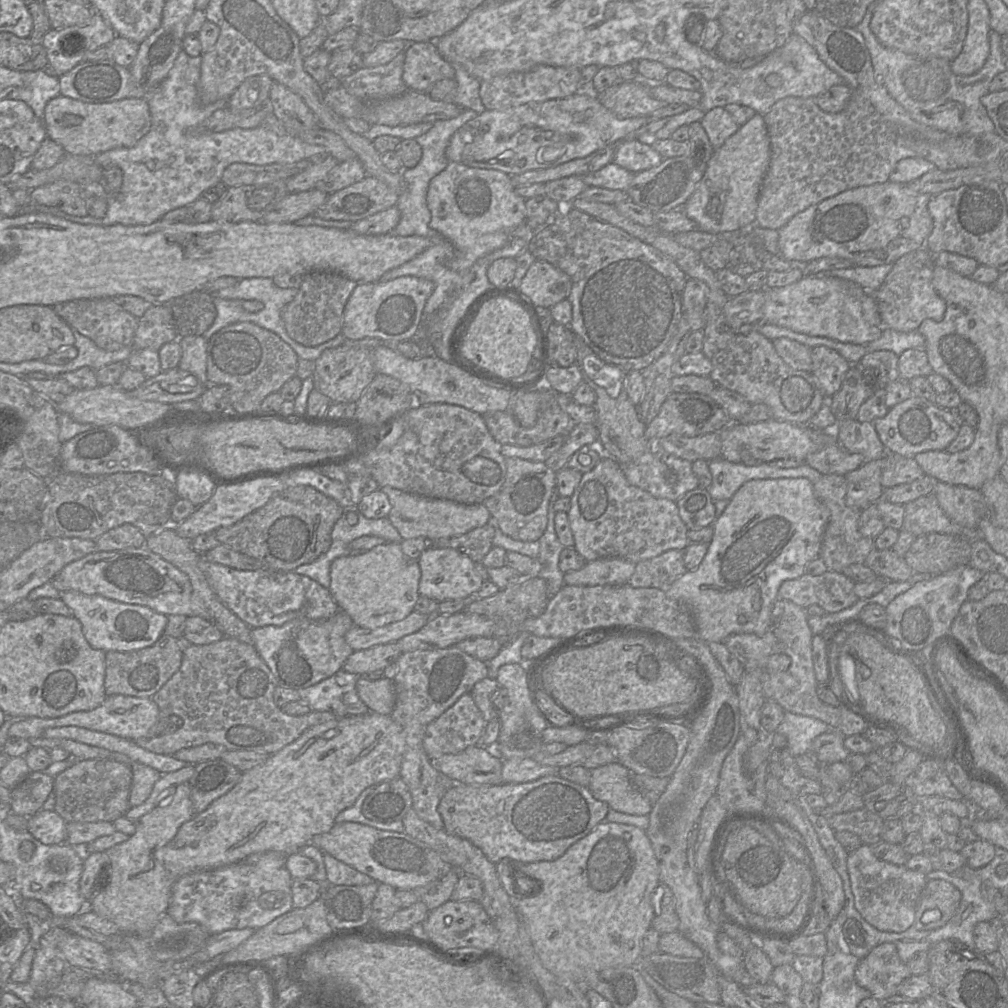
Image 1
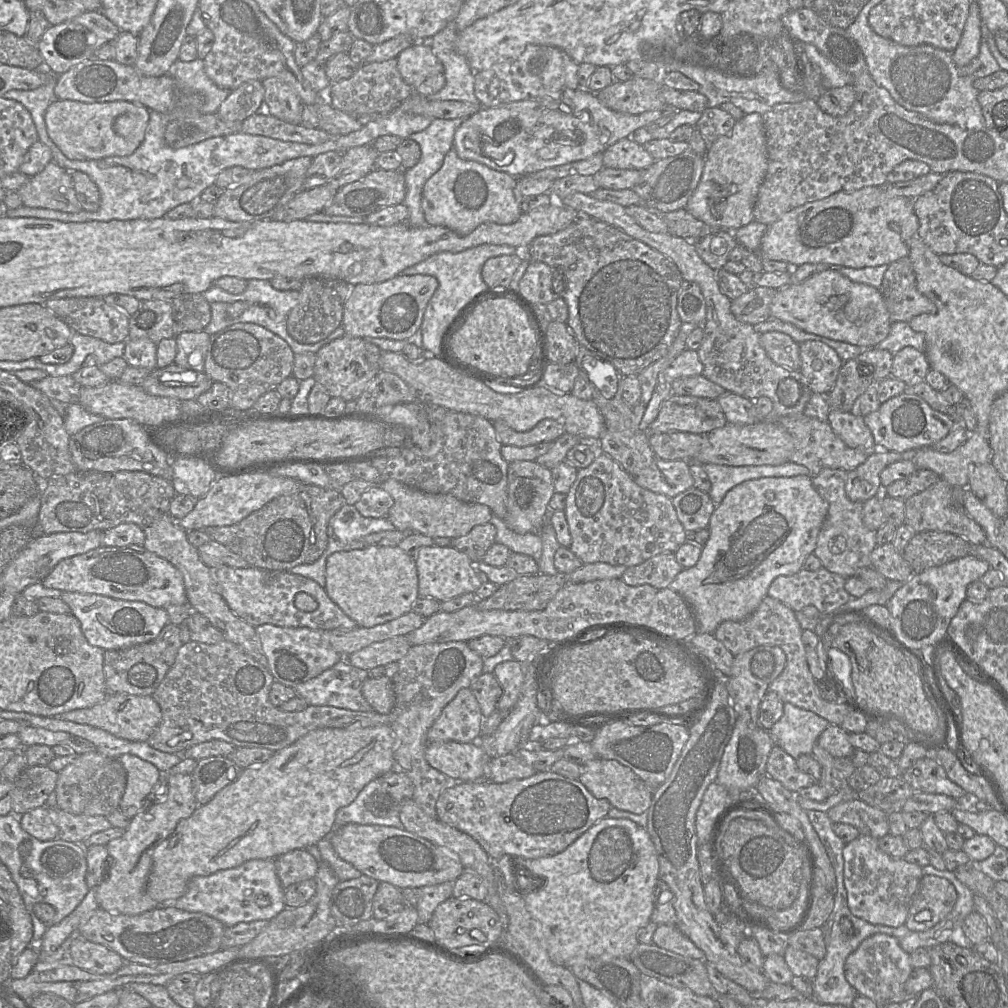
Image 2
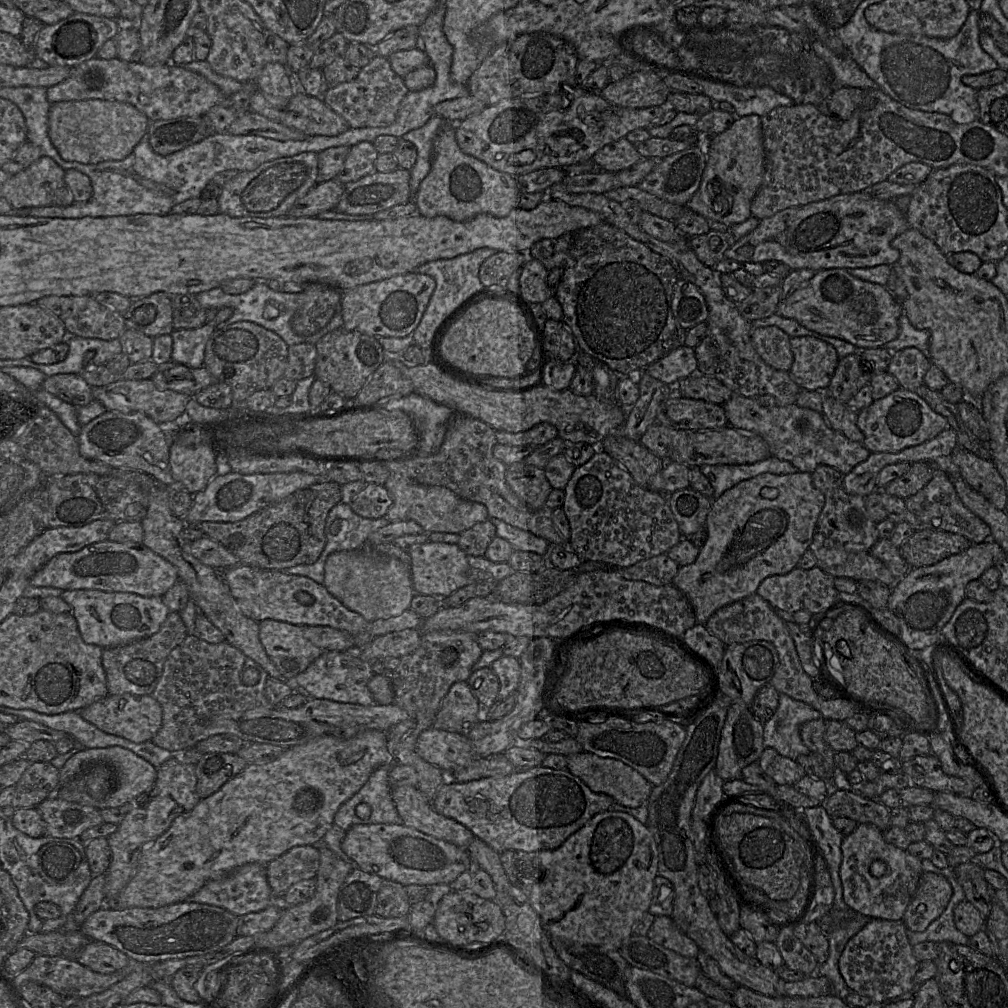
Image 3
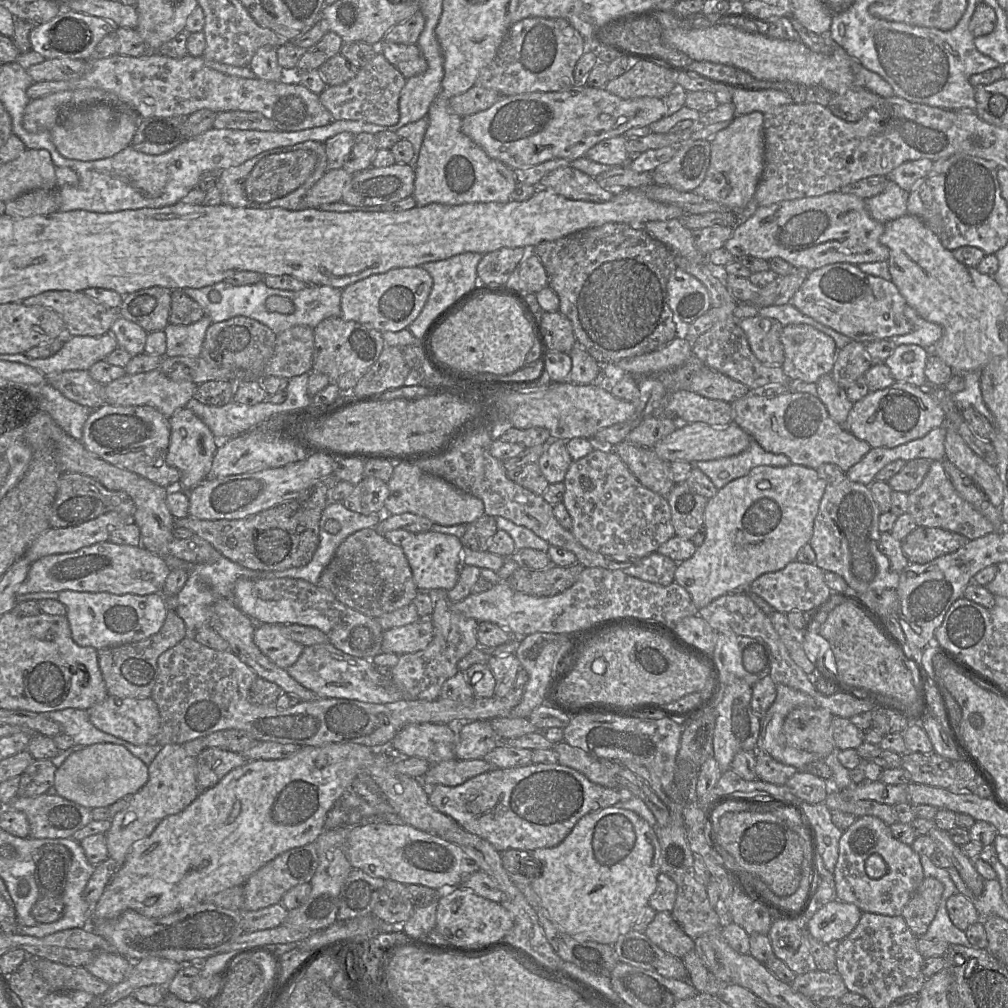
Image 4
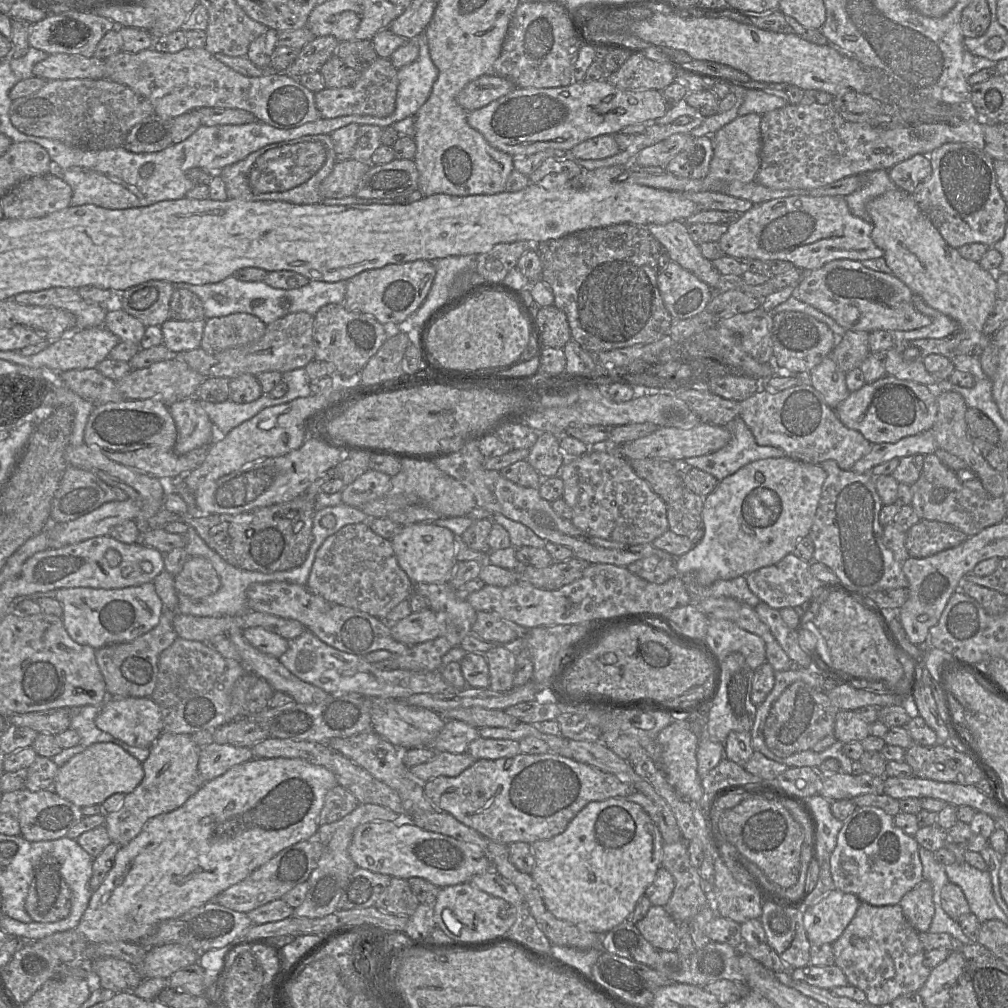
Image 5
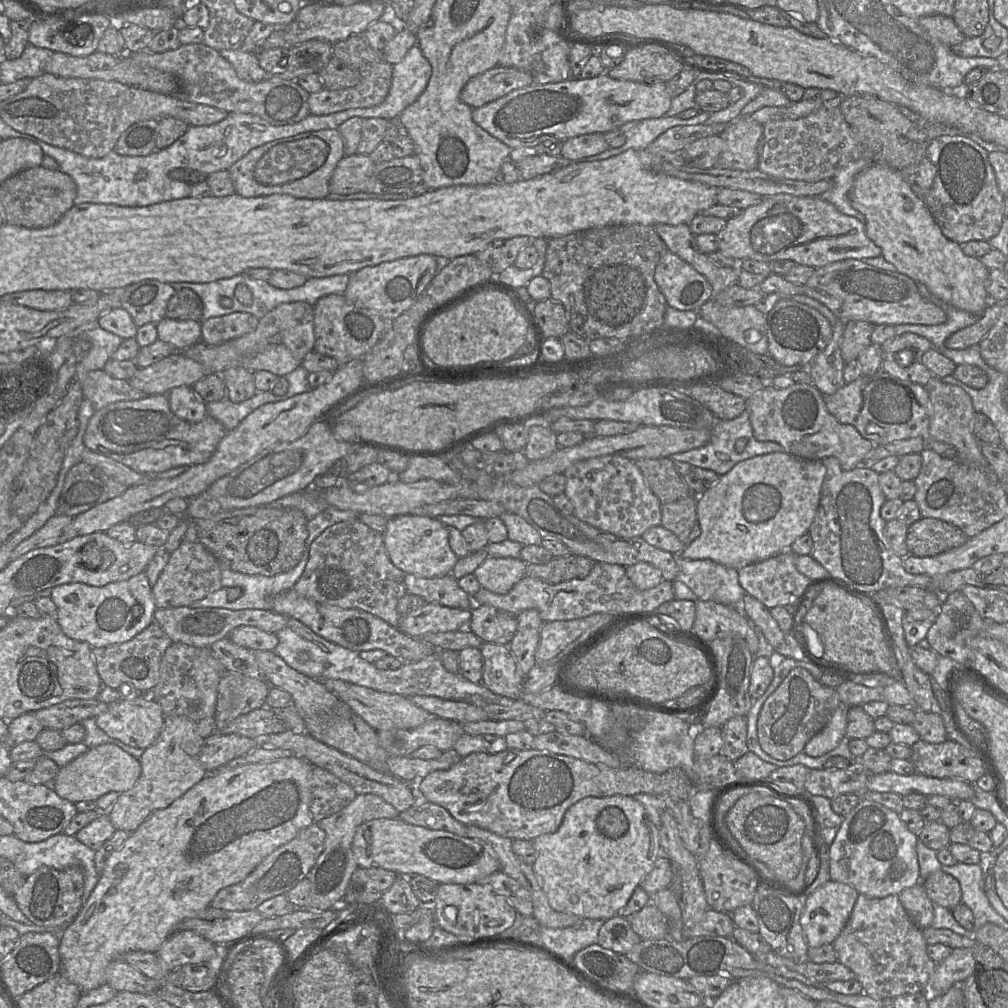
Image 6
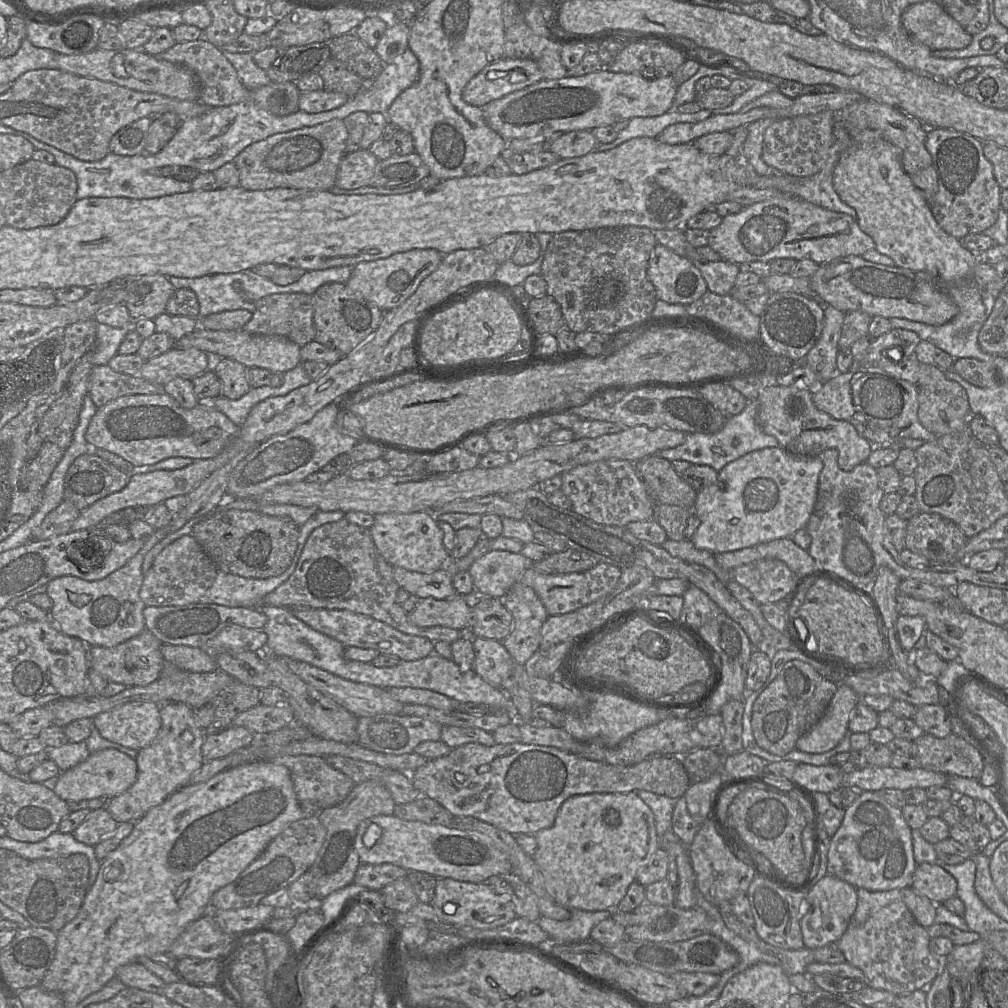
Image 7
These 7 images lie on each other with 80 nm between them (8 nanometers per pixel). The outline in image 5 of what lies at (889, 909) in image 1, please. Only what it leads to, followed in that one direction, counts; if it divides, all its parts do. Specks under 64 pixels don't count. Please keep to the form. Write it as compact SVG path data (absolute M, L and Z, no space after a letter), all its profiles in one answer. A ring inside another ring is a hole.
M856 807L843 821L837 844L830 855L830 869L837 890L851 893L873 906L899 904L902 897L923 879L919 845L894 824L880 808Z

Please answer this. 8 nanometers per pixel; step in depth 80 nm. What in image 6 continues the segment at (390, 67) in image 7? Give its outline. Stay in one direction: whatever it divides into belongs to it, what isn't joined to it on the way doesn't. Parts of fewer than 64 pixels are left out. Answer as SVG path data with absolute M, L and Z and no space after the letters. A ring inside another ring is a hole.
M416 44L401 62L393 65L391 87L386 99L378 106L356 108L357 115L354 117L387 120L398 117L425 91L431 74L431 65Z

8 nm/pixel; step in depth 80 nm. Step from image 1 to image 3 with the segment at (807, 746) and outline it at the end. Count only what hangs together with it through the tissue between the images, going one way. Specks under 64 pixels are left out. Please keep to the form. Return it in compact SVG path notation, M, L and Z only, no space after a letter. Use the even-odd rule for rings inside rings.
M780 693L776 712L763 725L765 748L773 748L795 761L801 755L809 755L811 751L801 739L800 728L804 723L820 718L823 718L822 714L812 706Z

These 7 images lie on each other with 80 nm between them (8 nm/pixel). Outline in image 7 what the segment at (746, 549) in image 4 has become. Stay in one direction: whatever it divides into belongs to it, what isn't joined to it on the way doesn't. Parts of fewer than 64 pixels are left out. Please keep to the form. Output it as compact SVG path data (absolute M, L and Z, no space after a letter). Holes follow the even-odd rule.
M782 447L764 448L761 450L752 451L728 463L718 472L718 481L715 484L709 485L697 493L696 500L692 508L692 513L699 518L700 525L691 541L697 549L707 550L713 554L716 554L736 551L780 538L791 538L797 530L807 526L808 520L816 503L818 480L822 469L823 462L818 456L801 456L791 453Z

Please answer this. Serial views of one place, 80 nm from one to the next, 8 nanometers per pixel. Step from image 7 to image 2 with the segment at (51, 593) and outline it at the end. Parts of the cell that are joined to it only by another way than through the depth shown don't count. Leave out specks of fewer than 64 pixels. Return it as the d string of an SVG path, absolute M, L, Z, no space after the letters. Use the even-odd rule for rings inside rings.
M62 592L60 598L70 607L71 614L80 622L81 630L87 641L105 651L150 642L169 623L169 616L165 608L153 607L141 601L121 600L79 592Z

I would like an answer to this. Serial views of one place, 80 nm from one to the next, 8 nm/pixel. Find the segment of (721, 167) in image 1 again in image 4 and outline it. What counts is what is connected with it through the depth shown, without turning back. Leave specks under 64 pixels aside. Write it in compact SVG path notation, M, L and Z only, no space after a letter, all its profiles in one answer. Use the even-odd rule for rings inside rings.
M755 111L734 117L728 127L715 134L710 144L706 177L693 192L721 204L731 212L738 212L753 199L764 170L763 113Z

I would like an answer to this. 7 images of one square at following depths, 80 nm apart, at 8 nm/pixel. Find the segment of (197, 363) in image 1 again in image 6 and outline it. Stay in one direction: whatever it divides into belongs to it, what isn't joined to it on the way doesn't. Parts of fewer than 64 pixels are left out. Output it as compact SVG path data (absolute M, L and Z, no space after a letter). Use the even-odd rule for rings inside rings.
M163 318L156 324L158 339L171 344L176 351L201 341L201 321Z

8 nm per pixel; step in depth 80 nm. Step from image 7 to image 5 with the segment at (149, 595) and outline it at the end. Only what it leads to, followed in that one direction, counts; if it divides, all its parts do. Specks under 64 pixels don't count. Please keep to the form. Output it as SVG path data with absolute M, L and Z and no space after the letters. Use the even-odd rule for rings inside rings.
M190 557L179 574L174 576L176 590L190 599L206 598L221 586L219 575L211 562L203 557Z

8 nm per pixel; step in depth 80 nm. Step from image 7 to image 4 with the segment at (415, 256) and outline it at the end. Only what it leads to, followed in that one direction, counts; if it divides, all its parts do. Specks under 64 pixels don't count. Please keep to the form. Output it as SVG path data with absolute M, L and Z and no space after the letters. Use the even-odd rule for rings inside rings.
M421 266L395 268L348 285L341 294L341 318L380 332L408 328L423 309L433 286L432 276Z

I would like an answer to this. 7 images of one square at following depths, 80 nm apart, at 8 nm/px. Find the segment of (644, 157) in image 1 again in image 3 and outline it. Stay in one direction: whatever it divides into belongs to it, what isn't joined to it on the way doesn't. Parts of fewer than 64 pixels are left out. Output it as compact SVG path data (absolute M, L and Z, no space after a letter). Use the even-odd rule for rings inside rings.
M623 137L598 150L593 155L592 160L598 170L616 173L636 164L642 158L635 145Z

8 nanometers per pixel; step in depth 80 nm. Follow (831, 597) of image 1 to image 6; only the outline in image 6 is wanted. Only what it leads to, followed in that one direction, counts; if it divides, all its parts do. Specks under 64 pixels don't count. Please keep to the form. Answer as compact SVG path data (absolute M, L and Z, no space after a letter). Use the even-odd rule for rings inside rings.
M784 551L764 561L747 565L738 570L738 579L747 594L758 599L768 609L784 606L793 609L794 605L817 583L801 574L795 565L795 554Z

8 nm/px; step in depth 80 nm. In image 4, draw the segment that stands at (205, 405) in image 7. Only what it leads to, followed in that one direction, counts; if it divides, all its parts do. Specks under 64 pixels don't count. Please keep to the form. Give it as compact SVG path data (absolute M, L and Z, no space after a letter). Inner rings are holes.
M149 405L114 406L93 409L83 426L82 444L88 451L112 465L134 472L169 490L179 485L180 471L166 463L170 442L169 418Z

